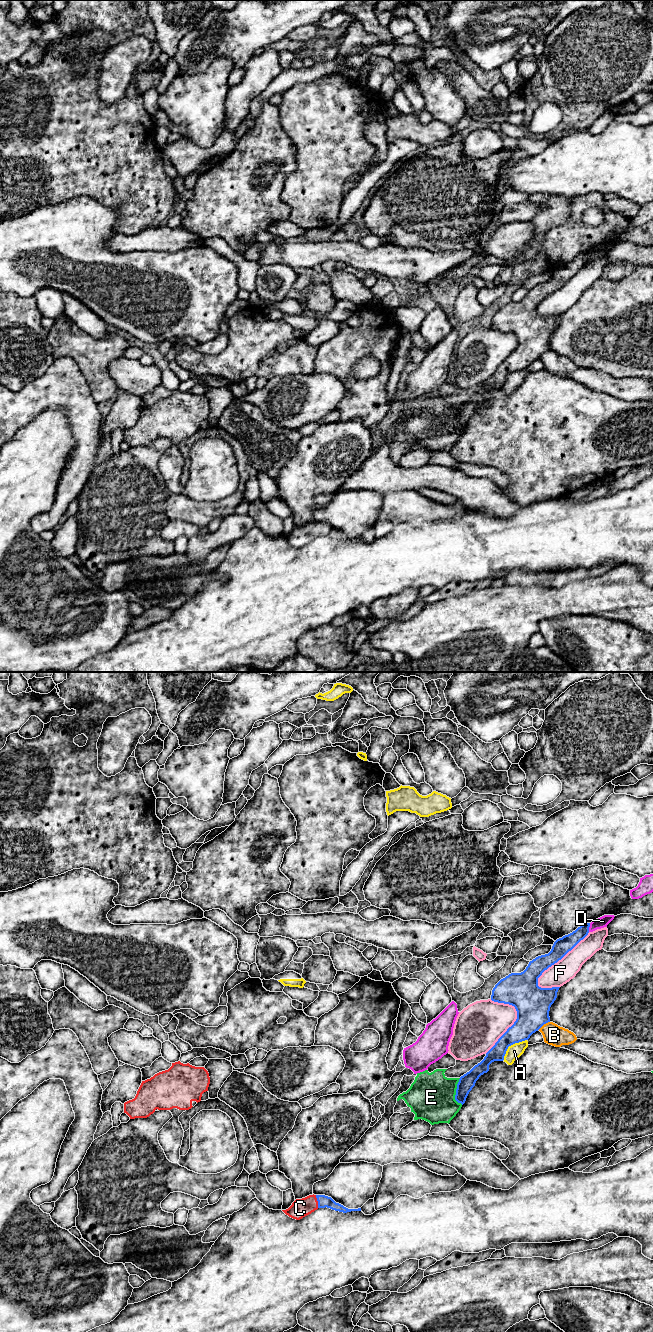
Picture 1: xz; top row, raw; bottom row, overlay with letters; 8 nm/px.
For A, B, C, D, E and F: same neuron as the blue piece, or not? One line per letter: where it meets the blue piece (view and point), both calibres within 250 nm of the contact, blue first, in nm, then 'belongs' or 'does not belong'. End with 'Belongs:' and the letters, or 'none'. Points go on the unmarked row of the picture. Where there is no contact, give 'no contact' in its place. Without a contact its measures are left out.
A: xz (511, 372) | 200/120 nm | does not belong
B: xz (543, 352) | 280/170 nm | does not belong
C: xz (318, 529) | 100/150 nm | belongs
D: xz (589, 254) | 130/90 nm | does not belong
E: xz (456, 420) | 130/380 nm | does not belong
F: xz (558, 288) | 140/180 nm | does not belong
Belongs: C

